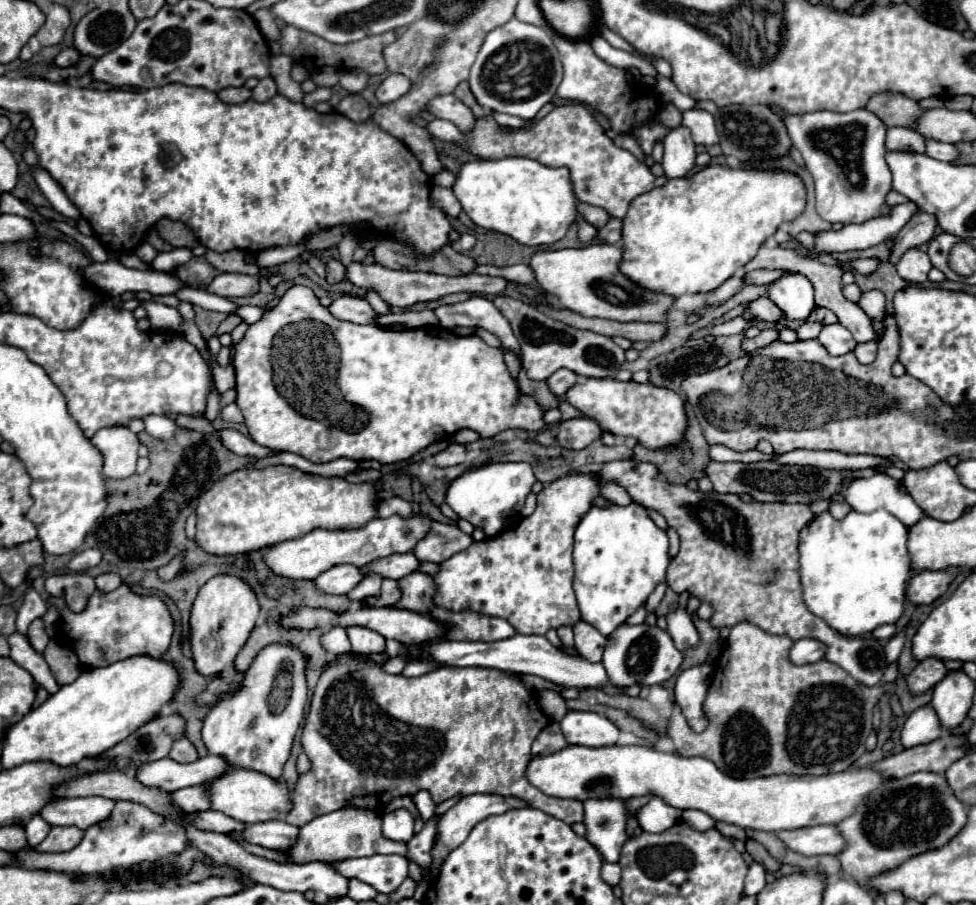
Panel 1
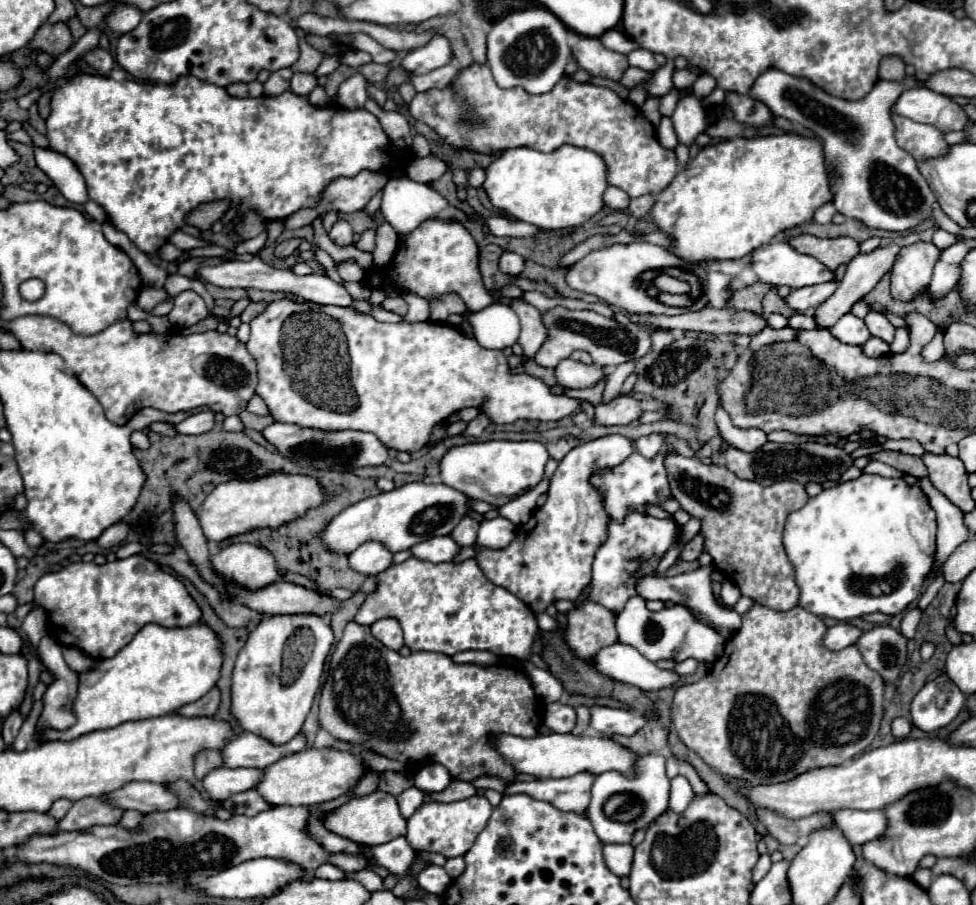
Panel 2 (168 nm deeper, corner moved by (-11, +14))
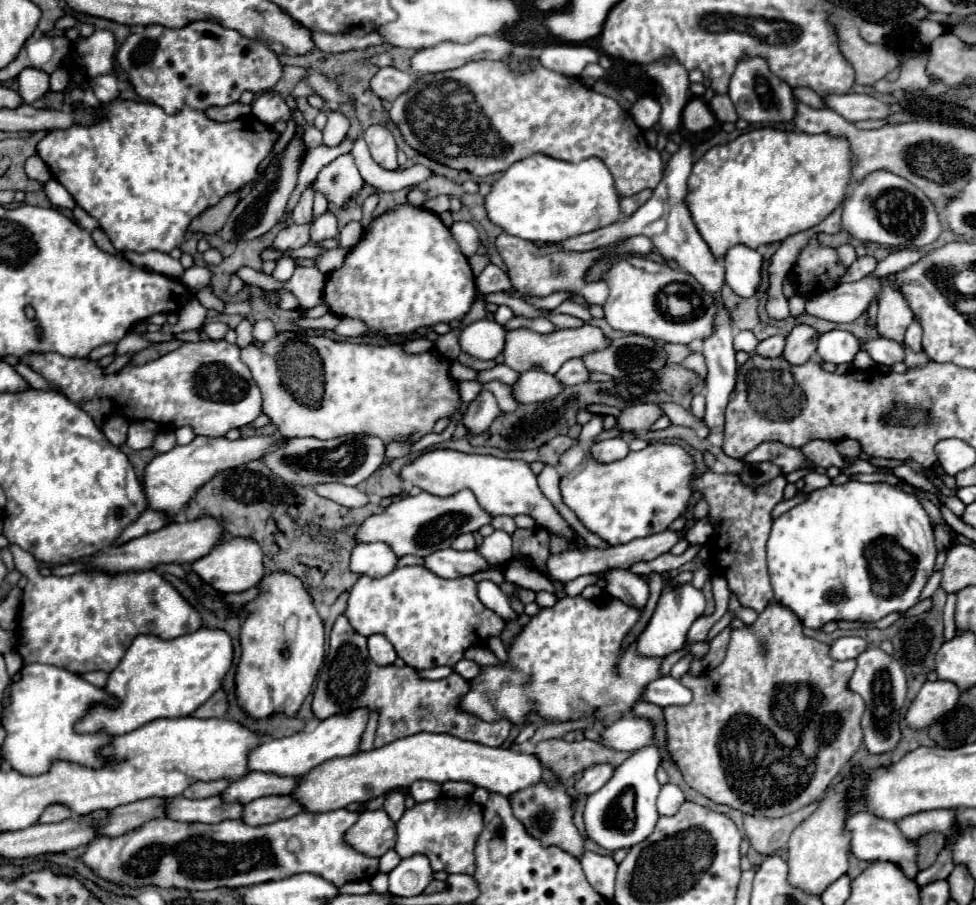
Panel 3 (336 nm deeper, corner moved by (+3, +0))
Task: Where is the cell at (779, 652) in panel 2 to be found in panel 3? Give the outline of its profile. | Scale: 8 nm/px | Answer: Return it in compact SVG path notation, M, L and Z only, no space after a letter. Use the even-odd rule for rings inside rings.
M774 601L758 615L758 619L752 625L744 625L744 627L732 631L732 637L730 637L730 643L728 643L728 649L726 649L726 657L718 667L706 669L698 677L690 677L690 675L682 677L684 687L688 687L694 697L688 705L666 707L664 709L666 749L670 751L678 769L682 771L684 781L692 789L696 789L700 795L712 799L714 803L724 803L724 805L730 805L732 809L738 809L738 811L750 813L750 815L766 815L766 817L790 815L790 813L798 811L800 807L812 803L814 799L822 797L822 793L826 791L830 781L840 773L840 769L852 759L852 755L862 745L864 735L862 735L860 719L862 719L862 713L864 713L864 699L858 693L850 691L850 687L848 687L848 681L850 681L854 669L856 669L854 659L846 659L846 661L830 659L828 657L828 645L820 643L812 637L802 635L800 619L796 619L796 615L792 611L788 611L784 605Z

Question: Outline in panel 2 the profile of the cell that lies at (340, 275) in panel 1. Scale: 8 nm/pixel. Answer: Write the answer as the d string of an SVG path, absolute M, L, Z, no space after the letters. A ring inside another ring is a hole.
M338 219L328 235L336 245L352 245L352 227L346 219Z

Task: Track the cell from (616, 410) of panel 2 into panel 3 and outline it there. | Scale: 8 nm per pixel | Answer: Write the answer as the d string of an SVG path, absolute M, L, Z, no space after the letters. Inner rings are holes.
M640 403L622 409L620 417L616 417L616 429L618 431L640 431L640 429L650 429L650 425L662 415L658 405L650 403Z

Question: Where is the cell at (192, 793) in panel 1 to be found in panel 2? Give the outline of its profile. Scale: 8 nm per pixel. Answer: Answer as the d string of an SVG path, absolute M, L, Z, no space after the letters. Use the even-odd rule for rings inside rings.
M220 767L220 769L210 771L204 777L202 785L214 801L224 801L224 799L232 797L234 793L242 793L242 791L248 791L248 789L256 787L258 781L262 781L262 773L264 771L260 771L260 769Z

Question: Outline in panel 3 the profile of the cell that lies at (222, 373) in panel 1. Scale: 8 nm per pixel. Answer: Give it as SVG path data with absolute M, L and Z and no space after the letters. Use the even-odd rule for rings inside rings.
M244 319L238 327L236 327L236 345L238 347L246 347L252 343L252 323L248 319Z

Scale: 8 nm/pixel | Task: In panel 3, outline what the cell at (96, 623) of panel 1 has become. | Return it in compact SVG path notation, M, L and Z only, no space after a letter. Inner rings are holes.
M10 545L10 551L16 569L28 577L16 647L24 665L46 663L78 675L88 671L110 673L116 669L136 635L176 639L202 627L198 611L154 569L124 573L90 571L68 577L42 577L38 573L38 563L28 551L16 545Z

